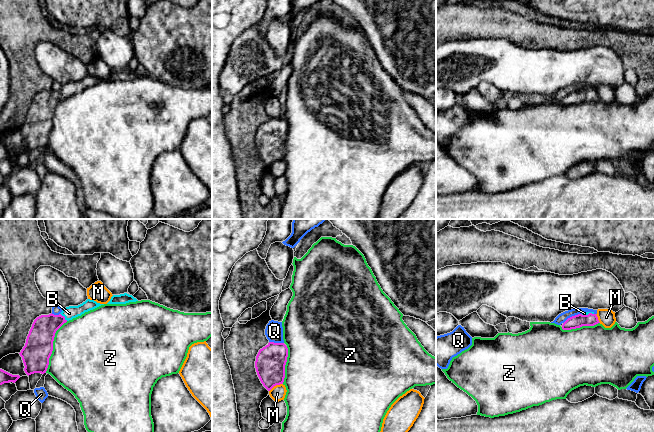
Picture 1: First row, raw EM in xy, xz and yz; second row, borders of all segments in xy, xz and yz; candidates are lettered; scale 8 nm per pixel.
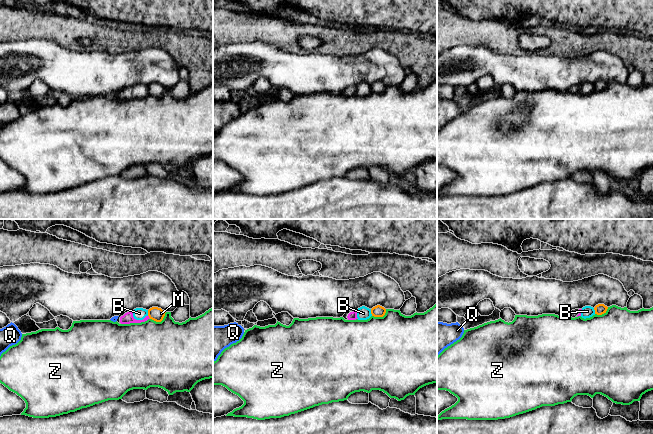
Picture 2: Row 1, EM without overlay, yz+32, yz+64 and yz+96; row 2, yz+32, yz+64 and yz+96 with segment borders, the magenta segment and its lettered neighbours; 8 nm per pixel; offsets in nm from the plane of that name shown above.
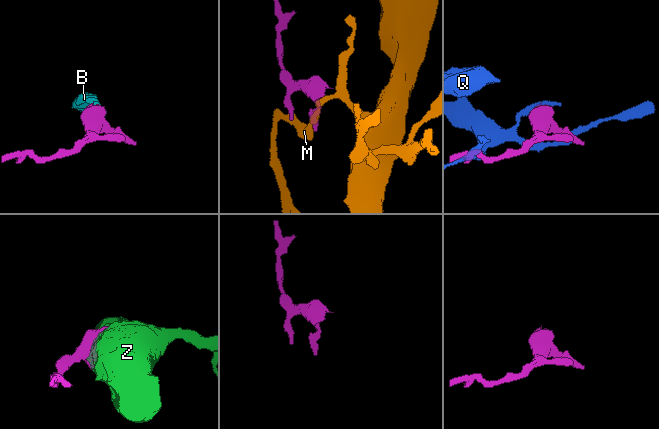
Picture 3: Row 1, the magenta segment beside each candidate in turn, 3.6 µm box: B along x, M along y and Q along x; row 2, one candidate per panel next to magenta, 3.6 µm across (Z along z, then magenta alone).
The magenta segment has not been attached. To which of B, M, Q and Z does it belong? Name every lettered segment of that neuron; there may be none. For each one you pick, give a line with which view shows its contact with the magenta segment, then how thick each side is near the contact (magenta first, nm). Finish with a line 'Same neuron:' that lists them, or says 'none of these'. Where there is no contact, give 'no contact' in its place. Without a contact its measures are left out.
B: contact in xy; calibres 200 and 100 nm
Same neuron: B

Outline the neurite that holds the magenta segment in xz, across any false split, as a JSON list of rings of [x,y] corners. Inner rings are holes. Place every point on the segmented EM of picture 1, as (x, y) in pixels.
[[[269,342],[259,350],[255,368],[261,383],[268,391],[283,384],[287,357],[288,348],[284,343]]]

